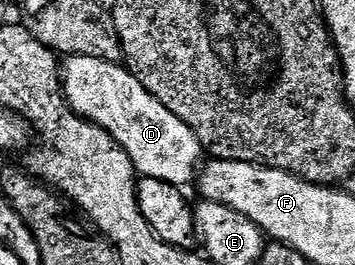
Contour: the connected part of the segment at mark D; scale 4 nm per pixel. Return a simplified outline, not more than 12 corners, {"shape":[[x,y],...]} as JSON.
{"shape":[[71,55],[66,100],[181,188],[204,155],[180,117],[125,66]]}

